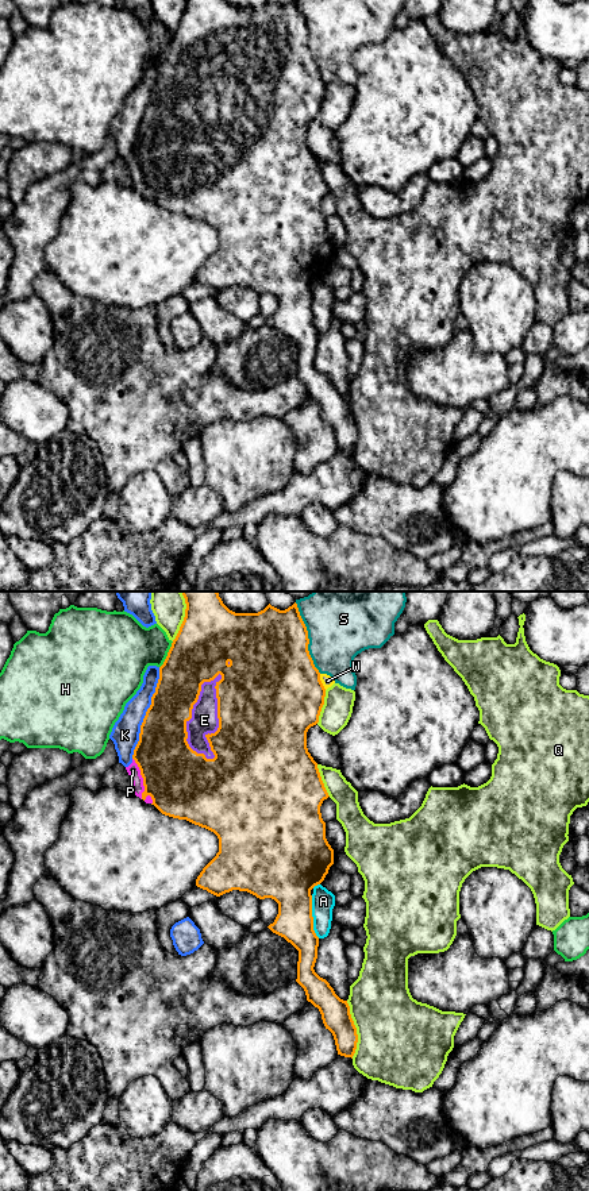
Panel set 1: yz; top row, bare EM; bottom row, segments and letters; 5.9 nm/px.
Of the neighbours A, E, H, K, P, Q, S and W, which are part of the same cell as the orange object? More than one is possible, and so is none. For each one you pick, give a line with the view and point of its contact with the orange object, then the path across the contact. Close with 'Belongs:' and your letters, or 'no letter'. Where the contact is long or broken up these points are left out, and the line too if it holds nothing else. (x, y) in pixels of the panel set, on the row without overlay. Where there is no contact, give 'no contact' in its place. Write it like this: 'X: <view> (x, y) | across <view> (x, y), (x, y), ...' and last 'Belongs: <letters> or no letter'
E: yz (219, 115)
P: yz (143, 180) | across yz (185, 180), (143, 180), (133, 165)
Belongs: E, P

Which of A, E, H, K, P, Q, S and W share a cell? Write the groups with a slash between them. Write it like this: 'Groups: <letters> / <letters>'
Groups: A / E P / H / K / Q / S / W

